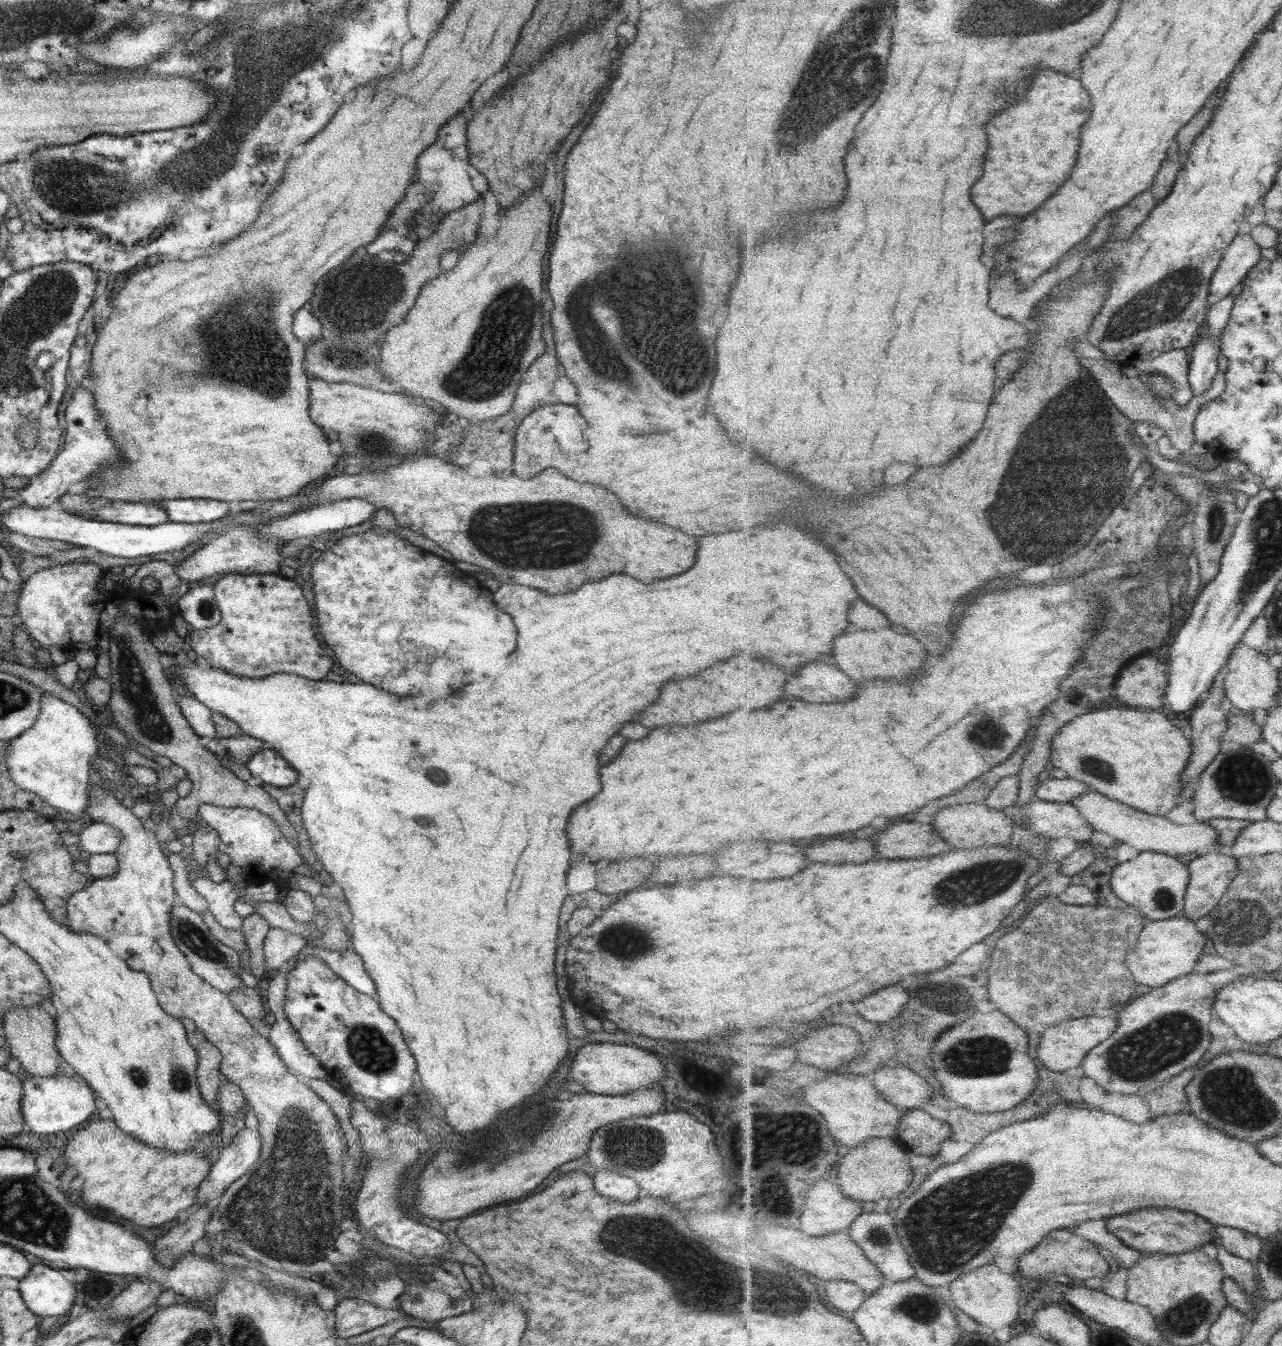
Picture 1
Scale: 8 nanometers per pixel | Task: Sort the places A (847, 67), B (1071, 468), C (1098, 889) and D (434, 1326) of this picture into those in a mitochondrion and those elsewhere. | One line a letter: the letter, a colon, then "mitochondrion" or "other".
A: mitochondrion
B: mitochondrion
C: other
D: other

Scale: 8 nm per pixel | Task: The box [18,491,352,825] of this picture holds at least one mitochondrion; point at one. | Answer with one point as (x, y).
(135, 688)

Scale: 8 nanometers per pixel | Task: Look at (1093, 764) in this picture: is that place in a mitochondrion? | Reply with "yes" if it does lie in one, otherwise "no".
yes

